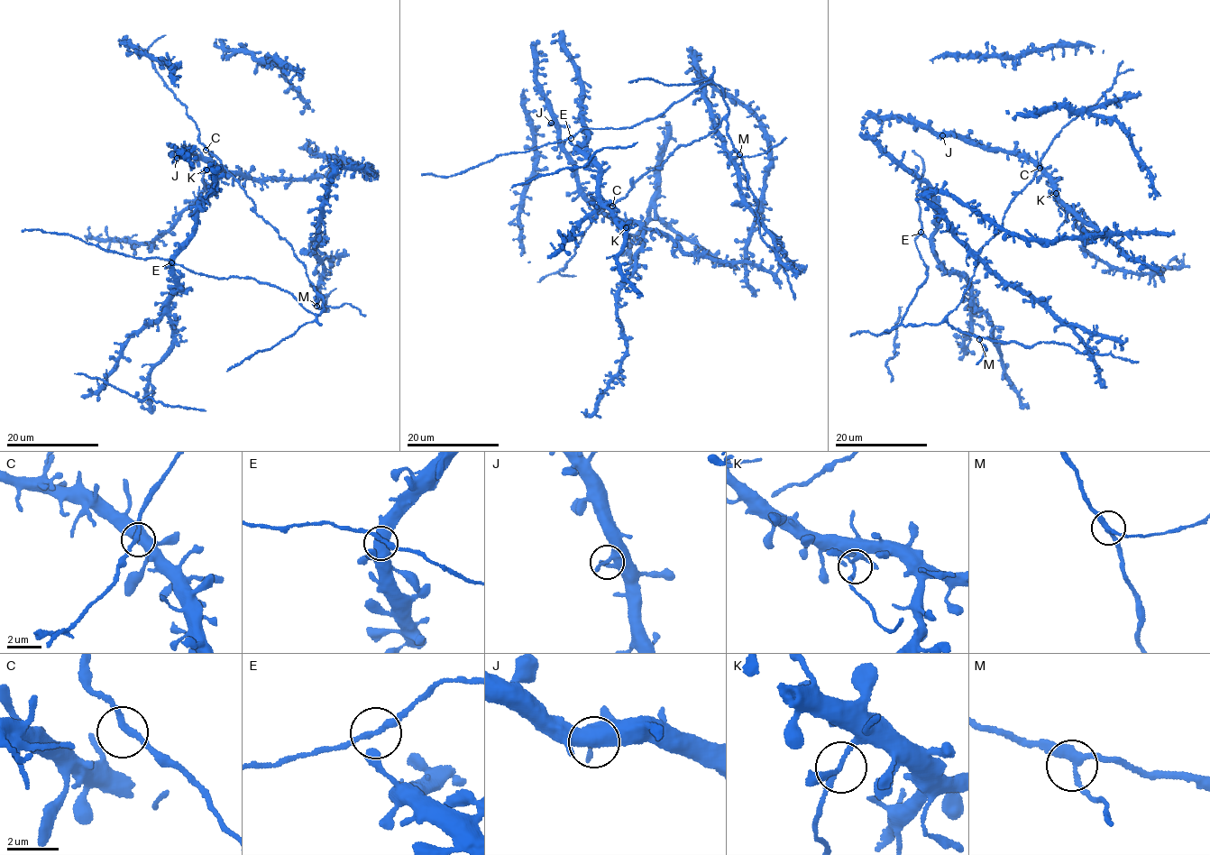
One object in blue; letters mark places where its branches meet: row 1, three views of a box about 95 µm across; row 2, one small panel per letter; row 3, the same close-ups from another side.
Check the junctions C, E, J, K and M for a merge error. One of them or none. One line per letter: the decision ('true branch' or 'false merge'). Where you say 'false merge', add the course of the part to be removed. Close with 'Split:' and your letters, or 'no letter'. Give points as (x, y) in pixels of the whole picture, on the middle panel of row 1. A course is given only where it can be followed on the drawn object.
C: true branch
E: true branch
J: true branch
K: false merge; foreign part runs (626, 227), (635, 243), (640, 239)
M: true branch
Split: K

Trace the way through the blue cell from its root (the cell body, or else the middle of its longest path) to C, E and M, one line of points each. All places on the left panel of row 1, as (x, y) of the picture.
C: (322, 278), (310, 285), (318, 294), (315, 305), (317, 294), (292, 246), (206, 150)
E: (322, 278), (310, 285), (318, 294), (313, 304), (325, 302), (316, 315), (253, 278), (218, 280), (171, 262)
M: (322, 278), (319, 285), (314, 288), (310, 285), (318, 294), (315, 298), (318, 302), (316, 306)

